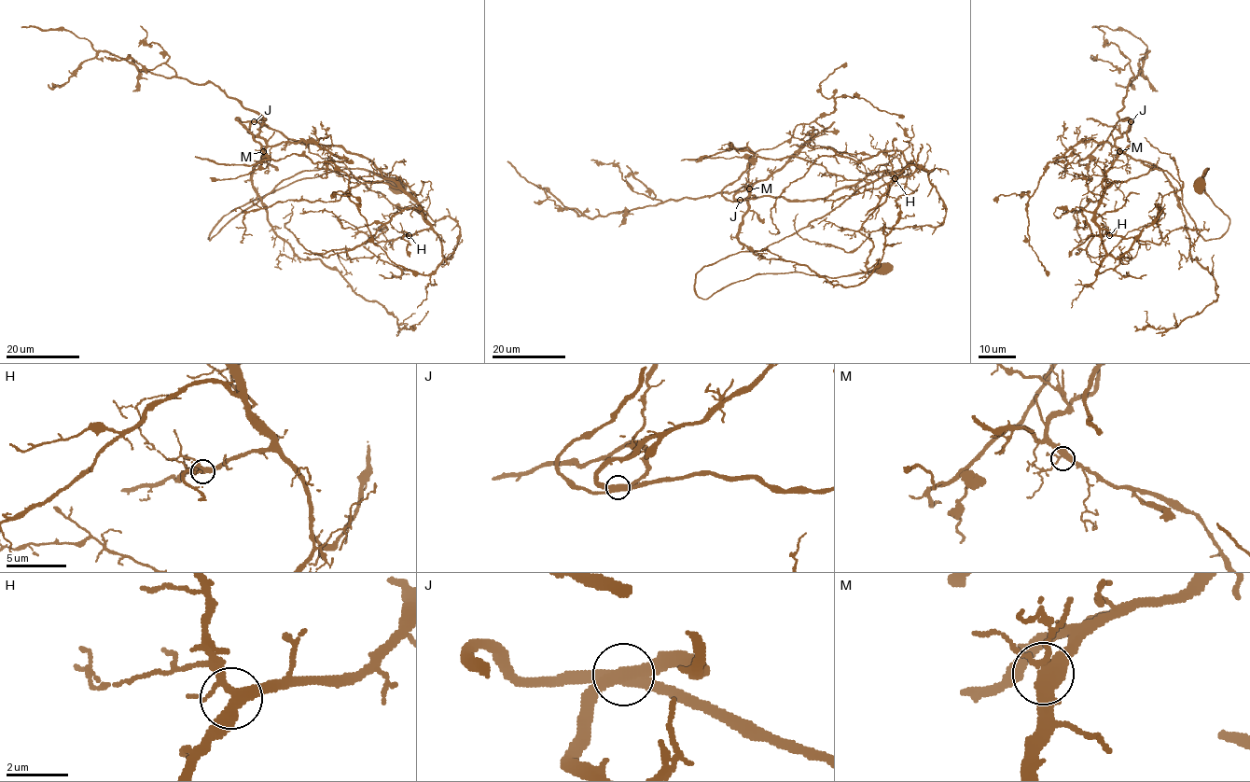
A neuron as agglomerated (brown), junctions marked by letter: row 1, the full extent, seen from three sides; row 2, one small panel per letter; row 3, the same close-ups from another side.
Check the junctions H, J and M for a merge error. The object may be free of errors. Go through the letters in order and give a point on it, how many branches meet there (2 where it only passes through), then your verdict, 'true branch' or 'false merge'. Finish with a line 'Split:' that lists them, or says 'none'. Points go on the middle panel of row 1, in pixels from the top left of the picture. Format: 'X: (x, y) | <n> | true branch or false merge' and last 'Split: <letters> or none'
H: (895, 178) | 4 | true branch
J: (740, 200) | 4 | false merge
M: (749, 188) | 4 | true branch
Split: J

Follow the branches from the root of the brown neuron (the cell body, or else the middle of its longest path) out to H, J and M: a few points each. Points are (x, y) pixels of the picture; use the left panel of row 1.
H: (395, 185), (360, 169), (302, 178), (230, 210), (209, 238), (321, 169), (402, 189), (430, 225), (409, 235)
J: (395, 185), (360, 169), (302, 178), (230, 210), (210, 240), (305, 171), (397, 187), (366, 158), (254, 120)
M: (395, 185), (302, 178), (210, 240), (305, 171), (397, 187), (253, 121), (263, 151)

